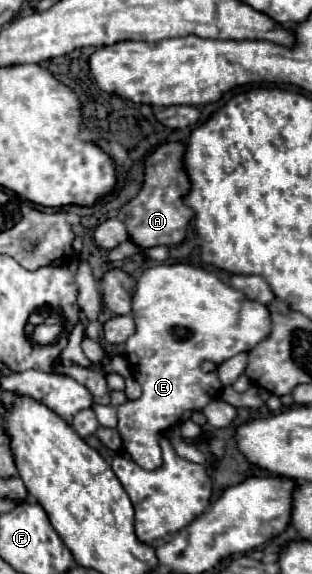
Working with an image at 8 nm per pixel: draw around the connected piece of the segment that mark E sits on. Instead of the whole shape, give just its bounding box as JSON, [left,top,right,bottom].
[117,262,269,470]

